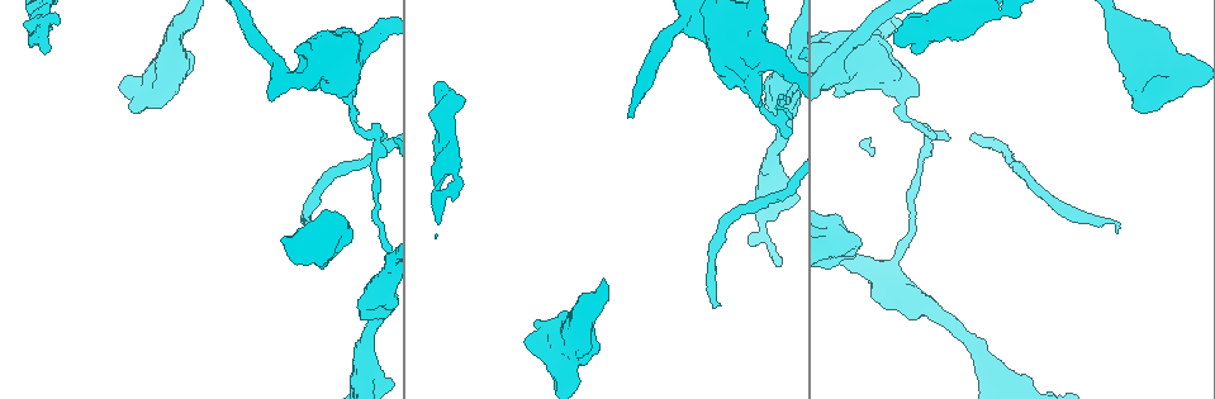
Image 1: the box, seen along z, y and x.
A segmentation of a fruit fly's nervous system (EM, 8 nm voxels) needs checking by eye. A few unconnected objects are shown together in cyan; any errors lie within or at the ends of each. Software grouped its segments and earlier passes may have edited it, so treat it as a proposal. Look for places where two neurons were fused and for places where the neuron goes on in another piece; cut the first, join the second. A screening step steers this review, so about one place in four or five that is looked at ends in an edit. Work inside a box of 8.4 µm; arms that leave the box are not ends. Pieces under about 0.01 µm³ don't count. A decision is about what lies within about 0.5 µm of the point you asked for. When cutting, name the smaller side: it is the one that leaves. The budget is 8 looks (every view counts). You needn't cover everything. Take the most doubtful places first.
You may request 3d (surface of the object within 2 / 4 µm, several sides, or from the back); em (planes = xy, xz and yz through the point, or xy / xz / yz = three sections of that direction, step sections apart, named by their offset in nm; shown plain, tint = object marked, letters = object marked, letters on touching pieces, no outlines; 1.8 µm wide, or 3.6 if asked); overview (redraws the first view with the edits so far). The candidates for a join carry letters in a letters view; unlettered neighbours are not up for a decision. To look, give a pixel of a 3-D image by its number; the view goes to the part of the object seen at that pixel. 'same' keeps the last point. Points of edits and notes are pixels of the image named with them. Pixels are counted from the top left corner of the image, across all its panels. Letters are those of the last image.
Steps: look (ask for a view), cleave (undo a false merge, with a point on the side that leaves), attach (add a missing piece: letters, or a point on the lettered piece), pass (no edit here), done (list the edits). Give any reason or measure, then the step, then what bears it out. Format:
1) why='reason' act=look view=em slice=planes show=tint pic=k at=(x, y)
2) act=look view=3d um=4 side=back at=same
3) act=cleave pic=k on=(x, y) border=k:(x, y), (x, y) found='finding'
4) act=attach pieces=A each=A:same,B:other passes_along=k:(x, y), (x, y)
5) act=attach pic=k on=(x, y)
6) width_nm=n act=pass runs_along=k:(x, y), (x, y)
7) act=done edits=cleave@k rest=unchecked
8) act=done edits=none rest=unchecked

why='branch stops here' act=look view=3d um=2 side=back pic=1 at=(713, 308)

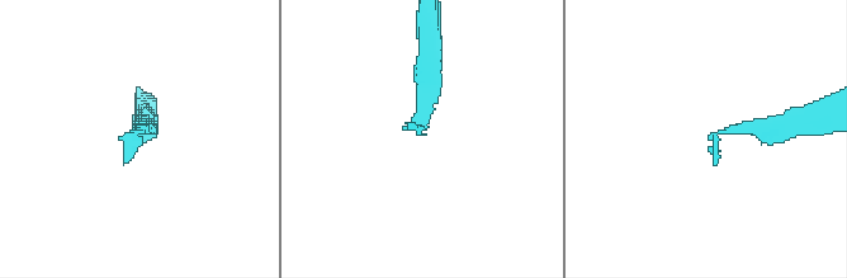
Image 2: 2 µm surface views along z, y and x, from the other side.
why='shape alone is not enough' act=look view=em slice=xz step=8 show=letters pic=2 at=(716, 153)

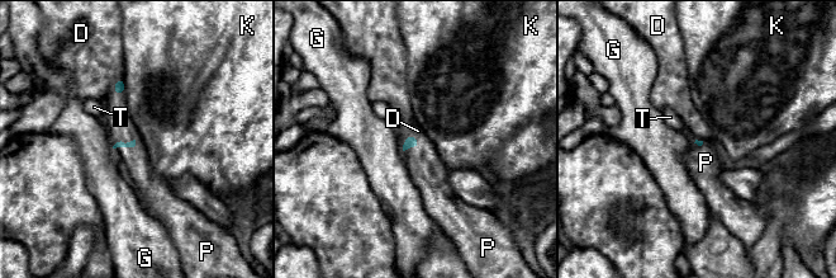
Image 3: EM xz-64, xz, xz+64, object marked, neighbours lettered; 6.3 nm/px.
act=look view=em slice=yz step=8 show=letters at=same

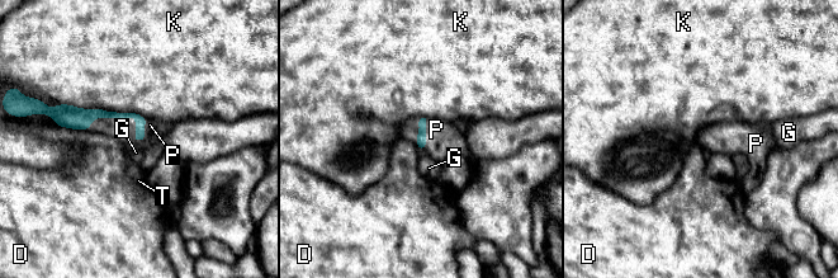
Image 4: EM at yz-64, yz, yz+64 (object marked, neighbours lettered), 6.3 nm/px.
longest_contact=K:600nm act=attach pieces=P each=D:other,G:other,K:other,P:same,T:other passes_along=4:(421, 137), (425, 135), (444, 137) found='it goes on there'

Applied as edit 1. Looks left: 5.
act=look view=overview

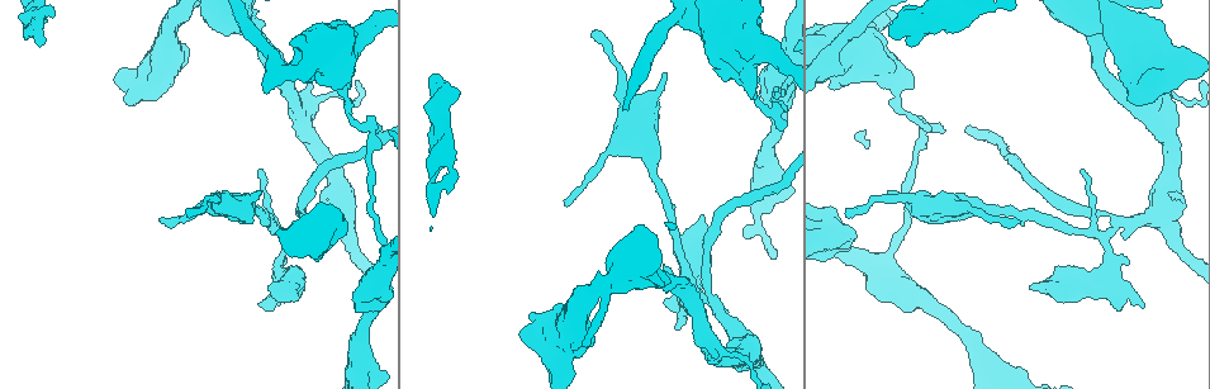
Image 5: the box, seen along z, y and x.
why='stops while still wide' act=look view=3d um=2 pic=5 at=(833, 212)

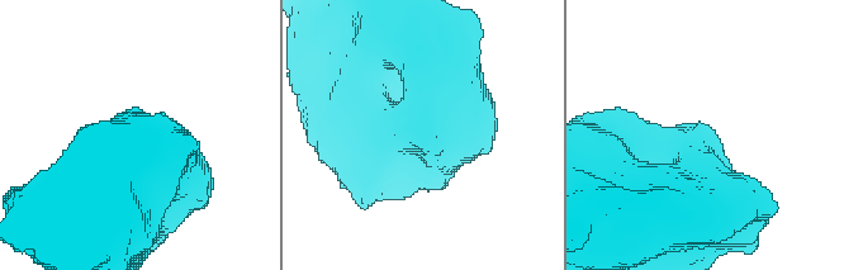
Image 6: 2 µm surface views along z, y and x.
why='shape alone is not enough' act=look view=em slice=planes show=letters pic=6 at=(713, 138)

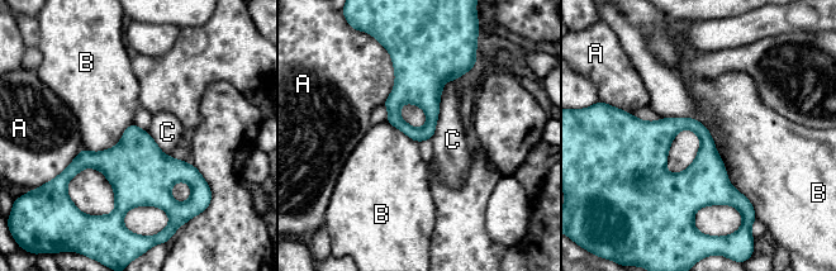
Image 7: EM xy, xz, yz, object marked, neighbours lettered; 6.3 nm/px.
act=pass each=A:other,B:other,C:other runs_along=7:(627, 128), (675, 189), (742, 199) found='none of them fits'

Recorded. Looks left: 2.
why='sudden change in width' act=look view=em um=3.6 slice=planes show=letters pic=5 at=(725, 12)

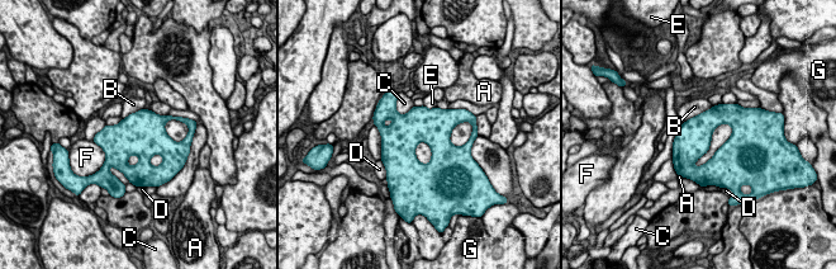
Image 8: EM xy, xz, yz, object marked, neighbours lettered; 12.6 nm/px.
act=pass each=A:other,B:other,C:other,D:other,E:other,F:other,G:other border=8:(397, 95), (397, 111), (403, 116) found='one neuron here'

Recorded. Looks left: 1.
act=done edits=attach@4 rest=unchecked

